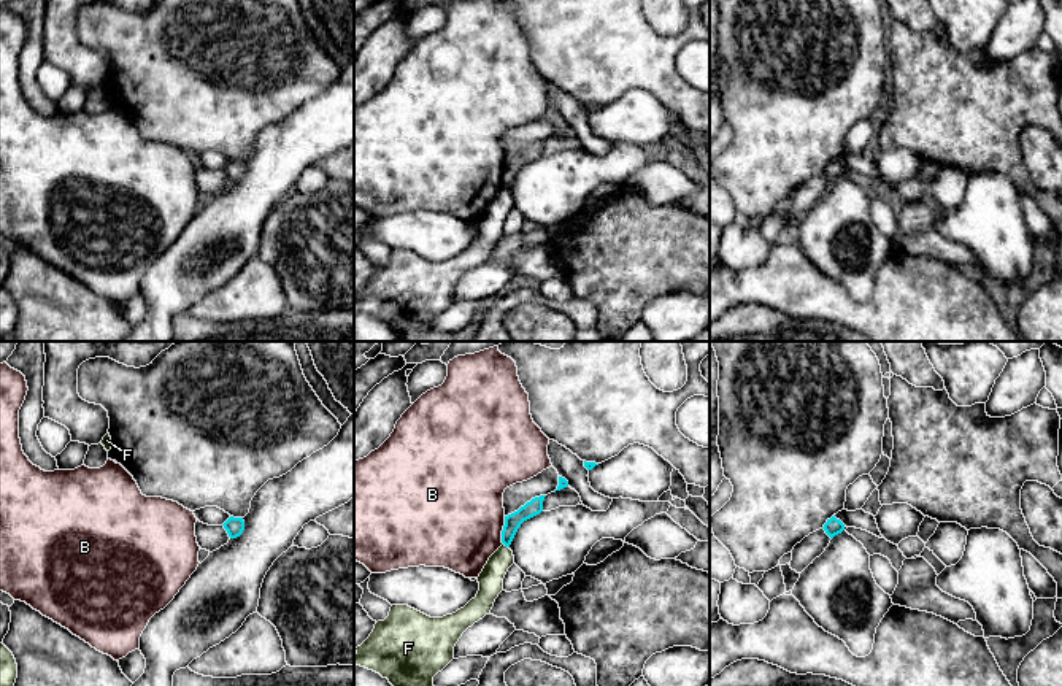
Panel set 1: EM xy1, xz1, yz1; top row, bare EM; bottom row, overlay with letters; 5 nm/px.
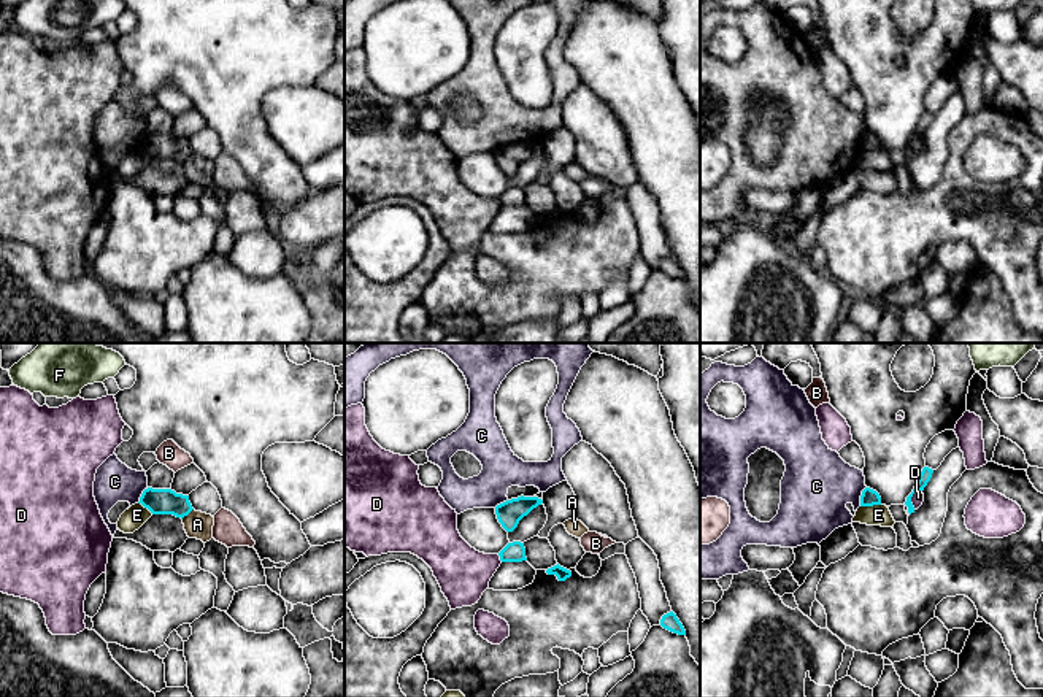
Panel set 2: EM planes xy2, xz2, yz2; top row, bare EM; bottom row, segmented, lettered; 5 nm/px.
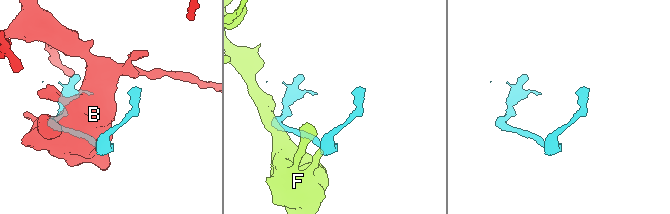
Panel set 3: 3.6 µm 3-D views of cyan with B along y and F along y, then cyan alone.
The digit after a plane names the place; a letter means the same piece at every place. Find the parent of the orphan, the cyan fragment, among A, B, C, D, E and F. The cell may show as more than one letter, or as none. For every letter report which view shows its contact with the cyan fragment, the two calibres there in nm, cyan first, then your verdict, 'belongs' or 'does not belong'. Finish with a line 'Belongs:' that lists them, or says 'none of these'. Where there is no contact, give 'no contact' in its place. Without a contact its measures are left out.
A: meets cyan in xy2; 130 nm thick on the cyan side, 140 nm on the other; does not belong
B: meets cyan in xz1; 90 nm thick on the cyan side, 500 nm on the other; does not belong
C: meets cyan in yz2; 90 nm thick on the cyan side, 360 nm on the other; does not belong
D: meets cyan in yz2; 60 nm thick on the cyan side, 60 nm on the other; does not belong
E: meets cyan in yz2; 90 nm thick on the cyan side, 110 nm on the other; does not belong
F: meets cyan in xz1; 90 nm thick on the cyan side, 130 nm on the other; does not belong
Belongs: none of these

